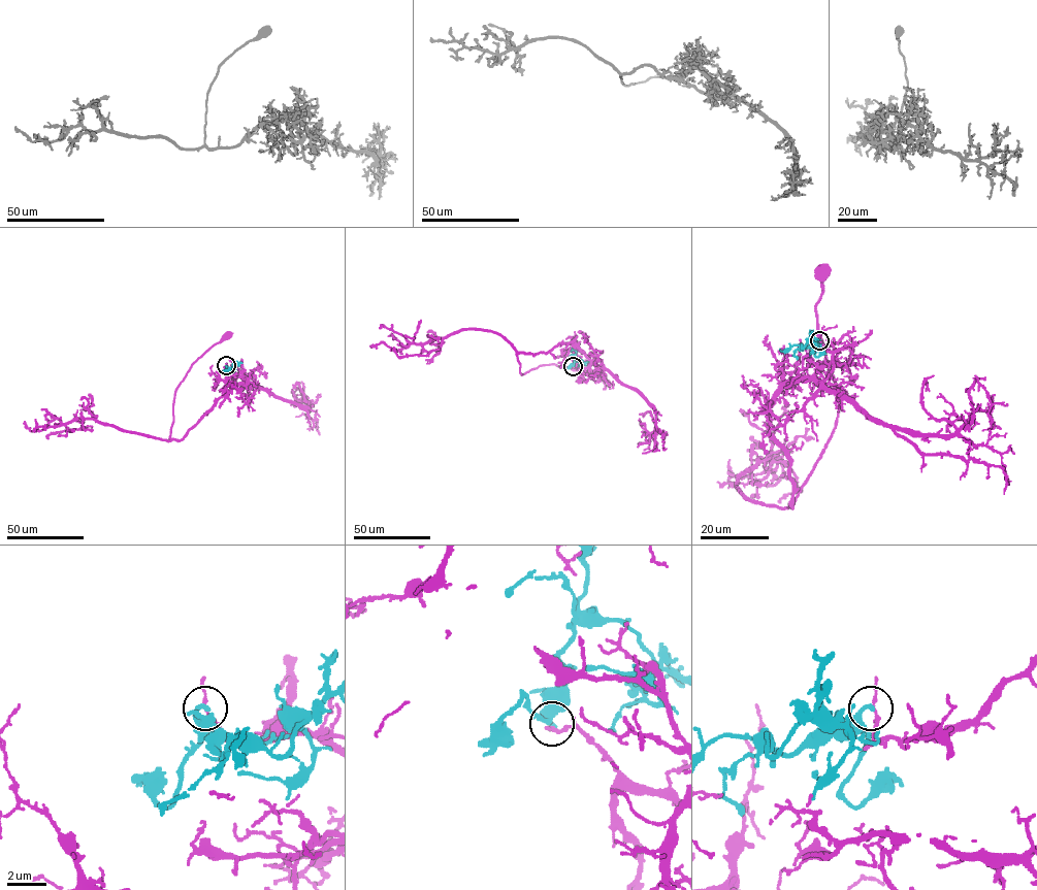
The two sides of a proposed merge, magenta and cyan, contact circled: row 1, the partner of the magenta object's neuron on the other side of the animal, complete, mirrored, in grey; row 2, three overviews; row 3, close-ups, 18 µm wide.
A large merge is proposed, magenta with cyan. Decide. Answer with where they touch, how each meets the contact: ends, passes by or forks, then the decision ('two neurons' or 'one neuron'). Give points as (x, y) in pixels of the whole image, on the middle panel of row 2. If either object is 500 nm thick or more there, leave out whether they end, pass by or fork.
at (573, 366); magenta passes by; cyan ends there; two neurons

